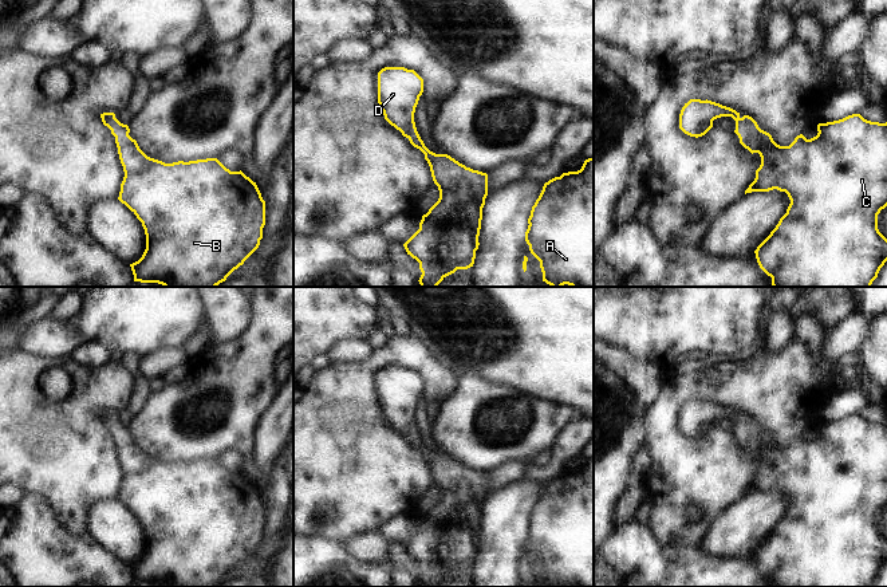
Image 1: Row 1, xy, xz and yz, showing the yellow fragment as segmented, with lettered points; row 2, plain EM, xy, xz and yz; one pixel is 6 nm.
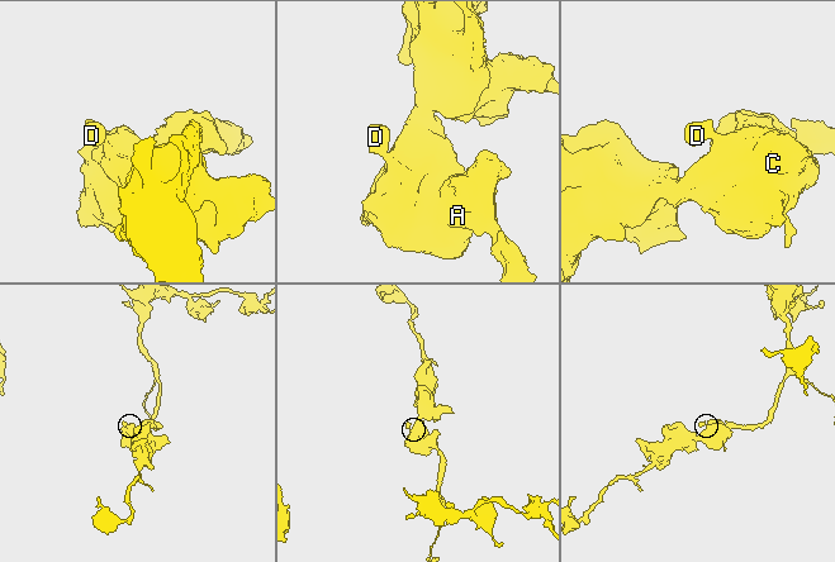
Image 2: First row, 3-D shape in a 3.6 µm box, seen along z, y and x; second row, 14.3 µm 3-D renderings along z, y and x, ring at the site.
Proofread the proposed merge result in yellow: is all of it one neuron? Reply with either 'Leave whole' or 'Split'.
Leave whole.

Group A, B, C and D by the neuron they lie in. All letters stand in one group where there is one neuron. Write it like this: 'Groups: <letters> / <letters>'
Groups: A B C D.

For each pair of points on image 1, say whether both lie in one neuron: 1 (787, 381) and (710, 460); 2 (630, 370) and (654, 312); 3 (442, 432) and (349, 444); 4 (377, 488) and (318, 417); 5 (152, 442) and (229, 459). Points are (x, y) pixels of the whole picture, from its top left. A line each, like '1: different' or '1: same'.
1: same
2: different
3: different
4: same
5: different

